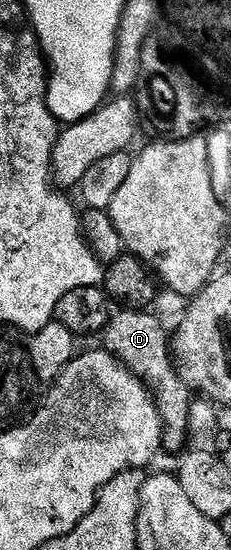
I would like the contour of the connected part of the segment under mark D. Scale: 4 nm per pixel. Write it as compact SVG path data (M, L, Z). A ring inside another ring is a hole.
M121 308L113 312L112 318L108 320L102 340L103 348L113 353L151 393L164 424L163 448L167 452L169 449L170 452L179 454L185 448L183 445L187 443L188 437L190 438L188 424L194 393L176 370L176 358L172 355L169 330L168 333L164 330L163 323L152 311Z

